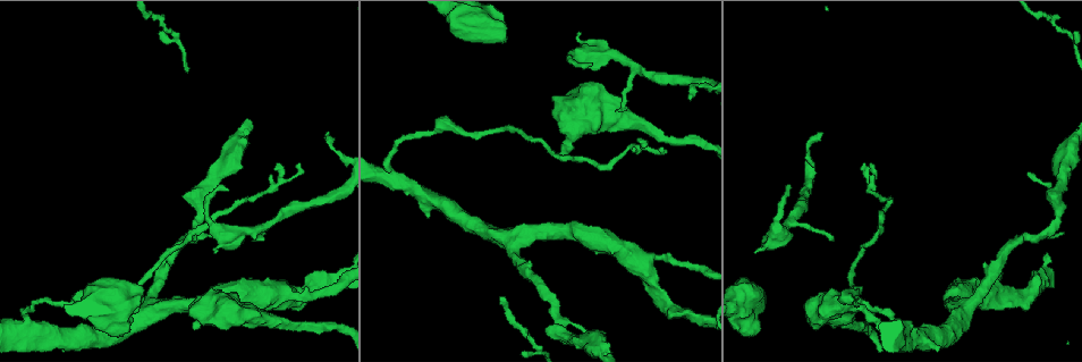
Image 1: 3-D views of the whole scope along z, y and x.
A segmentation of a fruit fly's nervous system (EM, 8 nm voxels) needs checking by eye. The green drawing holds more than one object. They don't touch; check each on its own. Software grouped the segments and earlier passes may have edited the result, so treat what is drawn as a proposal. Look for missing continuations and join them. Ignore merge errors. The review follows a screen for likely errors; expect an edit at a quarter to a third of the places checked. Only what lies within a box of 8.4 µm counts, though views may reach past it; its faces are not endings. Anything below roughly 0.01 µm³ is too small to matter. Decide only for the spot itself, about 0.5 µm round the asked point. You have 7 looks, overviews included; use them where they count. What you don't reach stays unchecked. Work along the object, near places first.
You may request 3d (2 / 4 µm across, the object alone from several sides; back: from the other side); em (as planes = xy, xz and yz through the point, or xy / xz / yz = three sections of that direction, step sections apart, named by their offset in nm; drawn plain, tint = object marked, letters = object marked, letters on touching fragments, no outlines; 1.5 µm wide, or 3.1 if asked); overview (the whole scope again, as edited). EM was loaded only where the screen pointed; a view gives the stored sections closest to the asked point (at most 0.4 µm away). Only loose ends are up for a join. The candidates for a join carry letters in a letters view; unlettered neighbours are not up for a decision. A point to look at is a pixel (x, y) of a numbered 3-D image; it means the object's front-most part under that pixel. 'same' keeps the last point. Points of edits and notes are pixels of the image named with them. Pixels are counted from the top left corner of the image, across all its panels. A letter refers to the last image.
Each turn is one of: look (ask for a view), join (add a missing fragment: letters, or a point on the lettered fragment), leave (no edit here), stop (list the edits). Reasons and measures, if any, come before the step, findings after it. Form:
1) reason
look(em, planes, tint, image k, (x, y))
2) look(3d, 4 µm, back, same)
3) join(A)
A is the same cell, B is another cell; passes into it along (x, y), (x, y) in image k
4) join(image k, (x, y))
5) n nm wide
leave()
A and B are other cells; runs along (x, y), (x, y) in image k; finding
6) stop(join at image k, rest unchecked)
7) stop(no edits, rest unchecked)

branch stops here
look(em, planes, letters, image 1, (1062, 234))

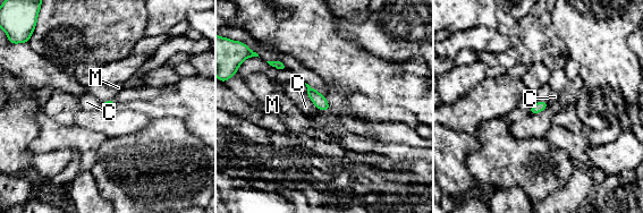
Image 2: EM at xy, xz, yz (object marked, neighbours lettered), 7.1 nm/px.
leave()
C and M are other cells; border along (306, 95), (316, 108) in image 2; no lettered fragment goes on from it

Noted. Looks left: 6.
free end
look(3d, 4 µm, image 1, (196, 329))

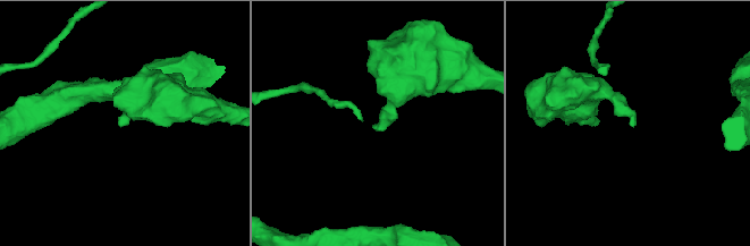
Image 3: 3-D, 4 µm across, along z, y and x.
look(em, planes, letters, image 3, (121, 125))

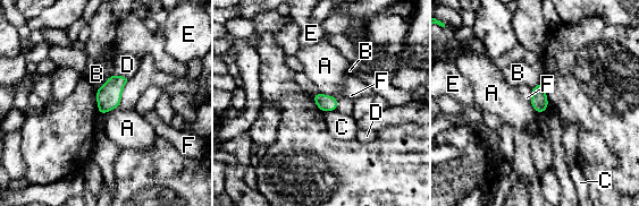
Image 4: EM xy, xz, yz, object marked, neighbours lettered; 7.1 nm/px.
leave()
A, B, C, D, E and F are other cells; border along (319, 92), (331, 95), (337, 100) in image 4; no lettered fragment goes on from it

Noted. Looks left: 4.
branch stops here
look(em, 3.1 µm, planes, plain, image 1, (116, 331))

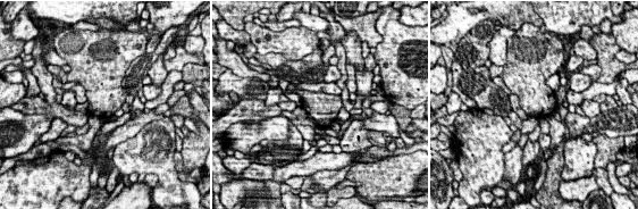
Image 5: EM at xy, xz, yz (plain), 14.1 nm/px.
look(em, 3.1 µm, planes, letters, same)

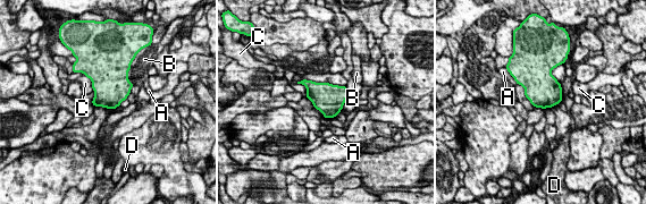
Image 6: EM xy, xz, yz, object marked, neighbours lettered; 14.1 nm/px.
leave()
A, B, C and D are other cells; border along (558, 103), (551, 108) in image 6; no lettered fragment goes on from it

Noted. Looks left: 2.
stop(no edits, rest unchecked)

